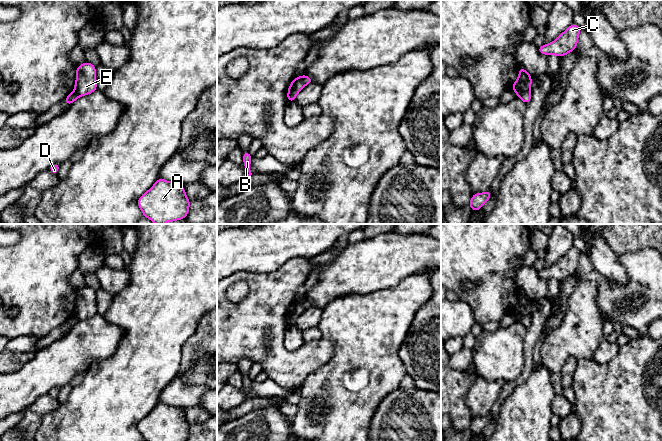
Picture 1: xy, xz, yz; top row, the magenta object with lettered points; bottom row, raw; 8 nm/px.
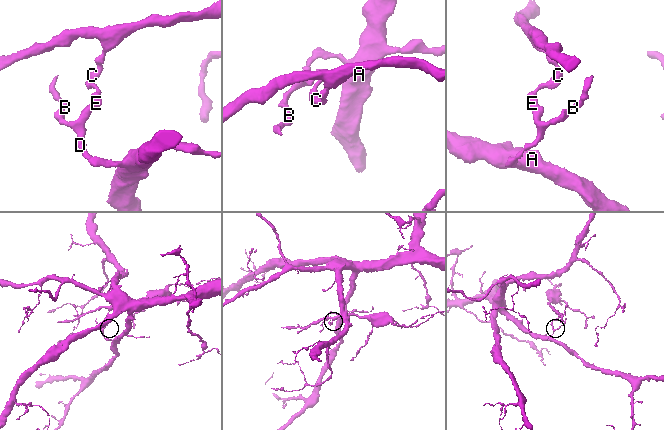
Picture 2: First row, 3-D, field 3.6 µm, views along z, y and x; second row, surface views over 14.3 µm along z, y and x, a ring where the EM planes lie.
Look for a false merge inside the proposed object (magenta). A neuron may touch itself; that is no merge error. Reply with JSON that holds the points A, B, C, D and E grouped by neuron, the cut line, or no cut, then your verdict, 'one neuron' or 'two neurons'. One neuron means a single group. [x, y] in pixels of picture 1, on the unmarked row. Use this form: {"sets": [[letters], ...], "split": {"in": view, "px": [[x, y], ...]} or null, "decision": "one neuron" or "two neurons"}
{"sets": [["A", "B", "D"], ["C", "E"]], "split": {"in": "yz", "px": [[530, 312], [518, 320]]}, "decision": "two neurons"}

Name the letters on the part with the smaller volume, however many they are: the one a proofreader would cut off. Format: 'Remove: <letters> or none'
Remove: C, E

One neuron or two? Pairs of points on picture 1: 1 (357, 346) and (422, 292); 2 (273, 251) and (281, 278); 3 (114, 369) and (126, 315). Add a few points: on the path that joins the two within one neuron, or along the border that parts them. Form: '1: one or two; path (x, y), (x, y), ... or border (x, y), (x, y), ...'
1: one; path (373, 330), (406, 298)
2: two; border (299, 257), (287, 260), (271, 272), (255, 274)
3: one; path (127, 356), (132, 345), (132, 328)

